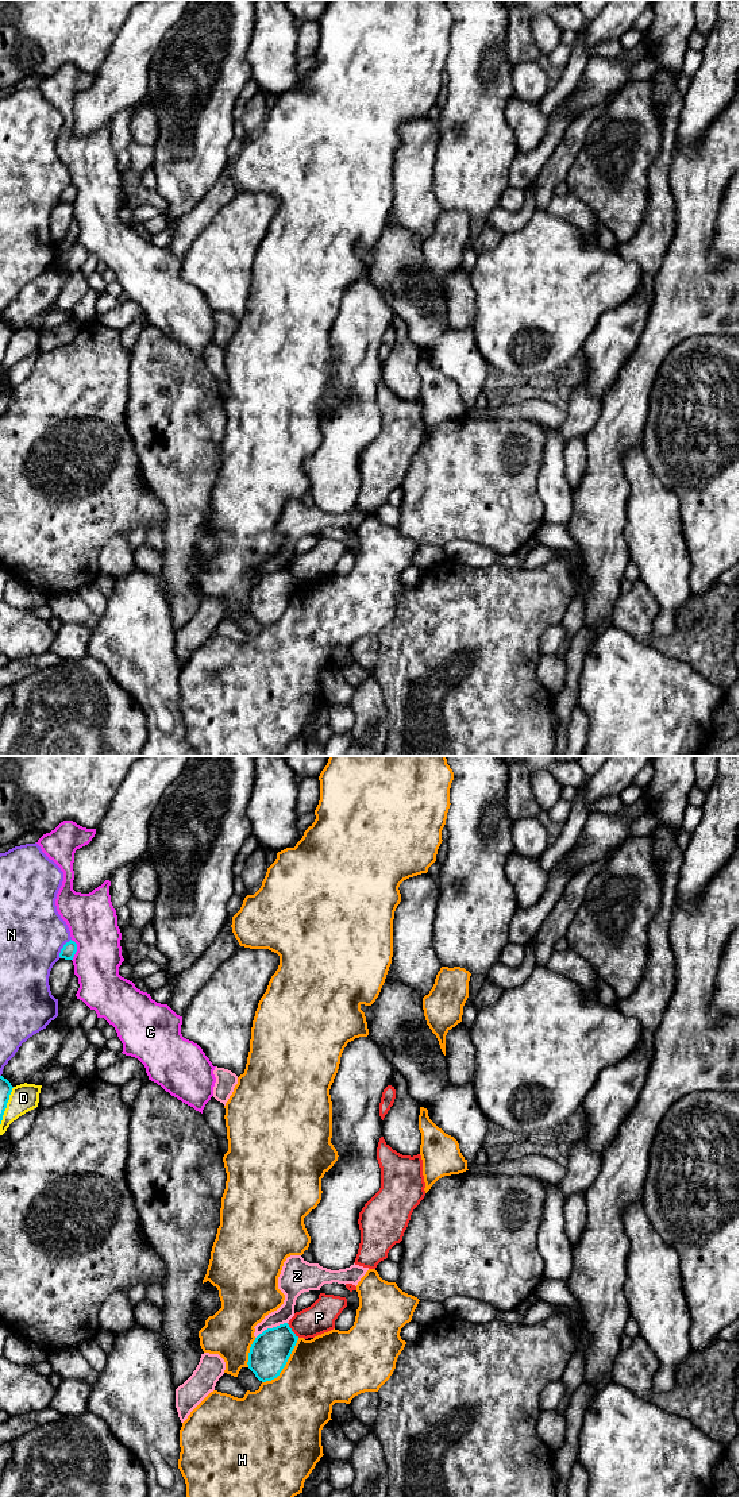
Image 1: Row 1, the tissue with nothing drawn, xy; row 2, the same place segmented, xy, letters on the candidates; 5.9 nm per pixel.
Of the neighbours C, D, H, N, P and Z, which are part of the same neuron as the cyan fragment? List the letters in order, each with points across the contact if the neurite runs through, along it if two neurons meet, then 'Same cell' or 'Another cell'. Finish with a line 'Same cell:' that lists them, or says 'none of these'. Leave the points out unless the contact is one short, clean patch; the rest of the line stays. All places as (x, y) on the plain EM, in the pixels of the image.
C: Another cell
D: Another cell
H: Another cell
N: Another cell
P: Boundary: xy (286, 567), (299, 581). Another cell
Z: Another cell
Same cell: none of these

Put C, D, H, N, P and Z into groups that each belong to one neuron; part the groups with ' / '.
C / D / H / N / P / Z

